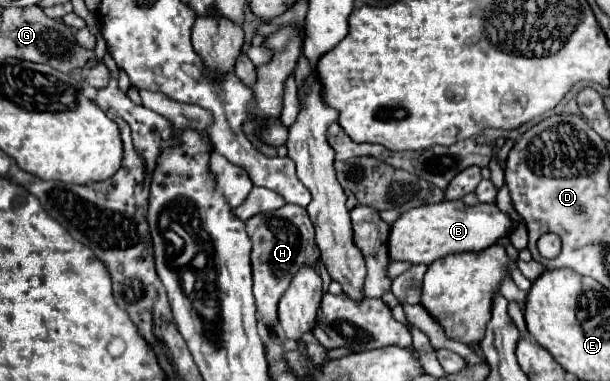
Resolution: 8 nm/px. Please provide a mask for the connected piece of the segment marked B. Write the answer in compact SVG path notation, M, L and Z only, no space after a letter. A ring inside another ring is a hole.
M462 200L456 202L438 202L416 206L414 210L406 210L400 214L396 222L390 226L388 250L394 262L410 262L410 264L432 264L434 260L458 254L458 252L476 252L486 250L498 238L508 236L508 230L514 222L498 210L496 204L478 204L464 206Z

